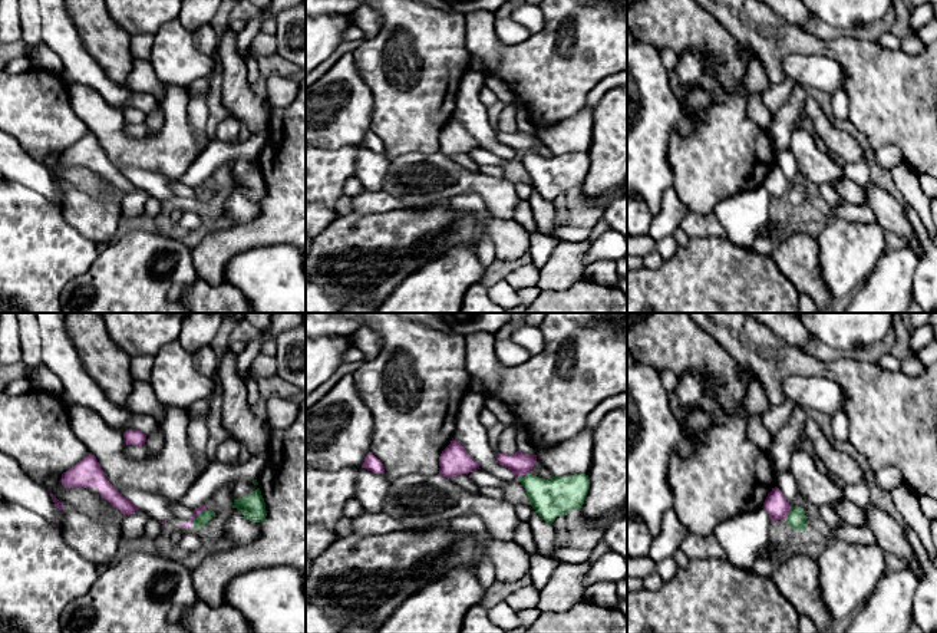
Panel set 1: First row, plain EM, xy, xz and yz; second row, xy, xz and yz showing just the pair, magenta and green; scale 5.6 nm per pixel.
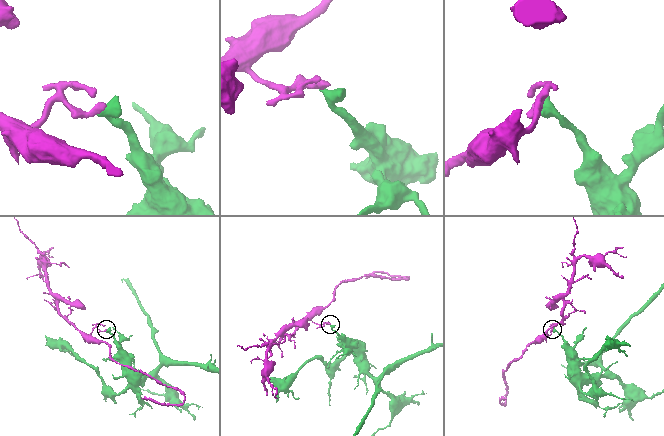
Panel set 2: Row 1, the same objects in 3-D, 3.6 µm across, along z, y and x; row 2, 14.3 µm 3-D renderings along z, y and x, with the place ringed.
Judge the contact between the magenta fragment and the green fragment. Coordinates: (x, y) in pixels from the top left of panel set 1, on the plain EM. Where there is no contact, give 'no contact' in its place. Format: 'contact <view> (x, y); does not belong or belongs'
contact xy (197, 193); does not belong

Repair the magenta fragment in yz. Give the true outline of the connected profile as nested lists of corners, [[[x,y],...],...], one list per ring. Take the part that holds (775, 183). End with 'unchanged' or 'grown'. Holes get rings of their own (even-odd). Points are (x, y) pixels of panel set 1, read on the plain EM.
[[[775,165],[768,172],[762,187],[769,192],[772,200],[778,200],[788,195],[791,182],[786,179],[782,169]]] | unchanged

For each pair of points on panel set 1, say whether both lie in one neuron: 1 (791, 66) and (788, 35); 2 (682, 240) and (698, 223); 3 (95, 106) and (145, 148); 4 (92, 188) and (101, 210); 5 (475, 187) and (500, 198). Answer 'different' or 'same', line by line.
1: different
2: different
3: same
4: different
5: same

